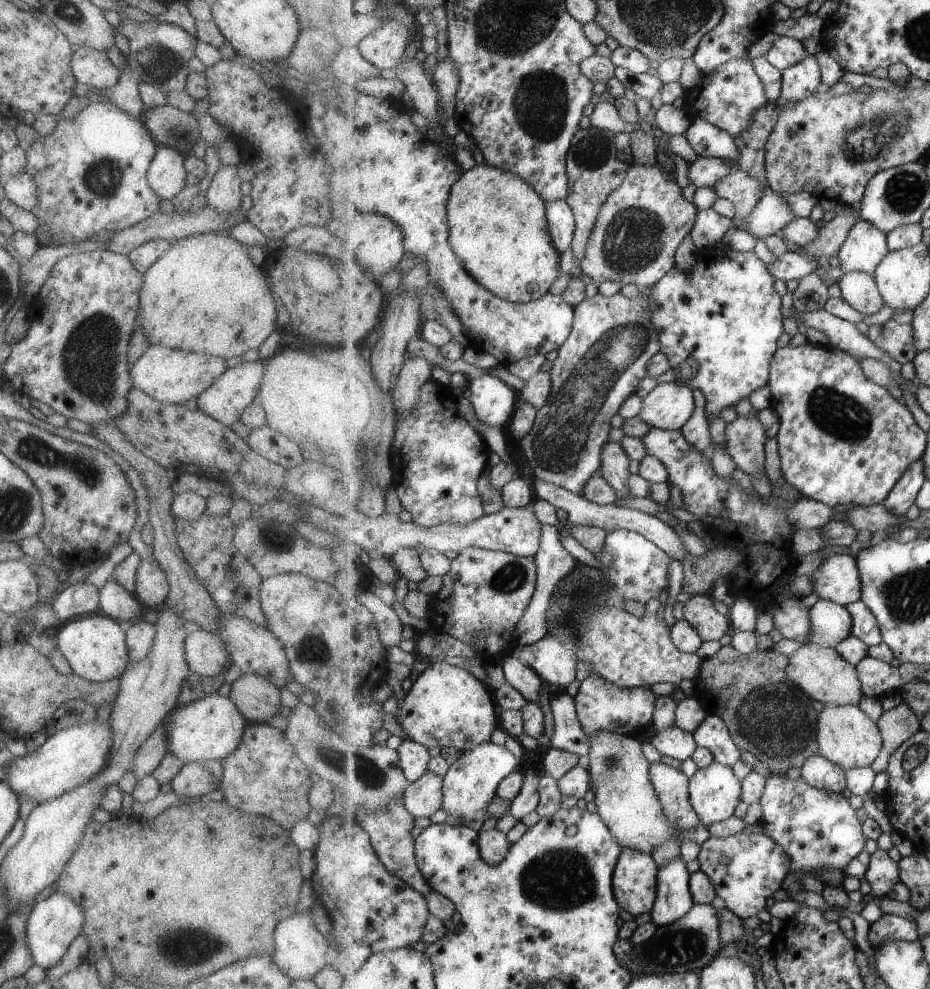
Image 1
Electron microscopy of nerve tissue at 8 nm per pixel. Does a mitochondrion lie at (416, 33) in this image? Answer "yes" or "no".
no

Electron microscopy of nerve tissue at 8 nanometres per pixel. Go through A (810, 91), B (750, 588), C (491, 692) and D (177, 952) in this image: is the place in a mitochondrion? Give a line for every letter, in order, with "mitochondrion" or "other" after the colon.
A: other
B: other
C: other
D: mitochondrion

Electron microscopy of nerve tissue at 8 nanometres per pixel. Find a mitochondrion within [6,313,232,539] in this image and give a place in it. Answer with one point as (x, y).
(33, 449)

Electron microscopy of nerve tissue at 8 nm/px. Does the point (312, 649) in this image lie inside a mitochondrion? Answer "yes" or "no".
yes

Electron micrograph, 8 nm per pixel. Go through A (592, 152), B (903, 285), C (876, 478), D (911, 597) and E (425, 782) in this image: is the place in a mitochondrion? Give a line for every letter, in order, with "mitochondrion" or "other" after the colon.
A: mitochondrion
B: other
C: other
D: mitochondrion
E: other

